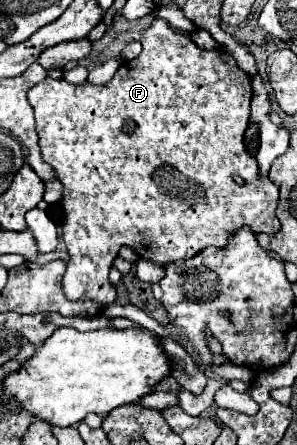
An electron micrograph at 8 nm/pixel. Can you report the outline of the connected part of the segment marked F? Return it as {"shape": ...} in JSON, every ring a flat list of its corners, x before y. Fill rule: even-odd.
{"shape":[[154,17,152,25,142,33,142,53,132,61,124,61,120,65,120,69,116,71,116,75,112,77,112,81,108,81,106,85,92,85,92,83,70,85,64,79,46,77,44,81,36,83,28,91,28,101,30,101,34,115,36,115,36,131,38,131,38,137,40,137,42,159,56,169,58,179,64,185,62,207,64,207,64,213,66,213,66,221,64,221,64,227,62,227,62,237,64,237,64,243,68,247,70,259,66,263,66,273,64,273,64,279,62,279,62,291,70,301,88,299,88,301,98,301,100,305,108,305,108,303,114,301,116,289,114,289,114,285,110,285,108,273,110,273,112,261,116,259,122,245,136,249,140,258,156,261,158,265,166,265,170,261,194,257,198,251,202,251,208,245,224,247,228,235,234,233,238,227,244,227,244,225,250,225,254,233,262,231,262,233,270,233,270,235,280,229,280,221,274,213,276,205,278,205,278,187,268,177,258,177,256,159,250,153,246,153,246,147,244,147,244,131,248,127,248,117,250,117,250,99,252,99,252,79,250,79,248,73,244,73,236,65,236,61,230,53,224,53,222,49,214,49,214,51,200,49,190,39,190,35,172,29,162,17],[124,119,136,121,134,133,122,131],[234,175,244,177,246,183,238,185,234,181]]}

